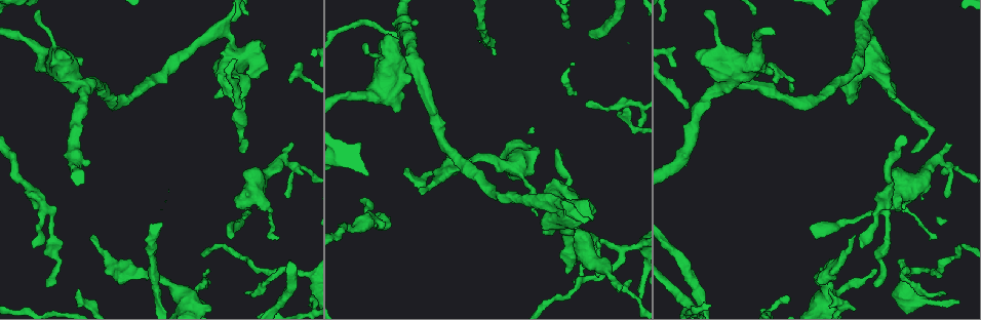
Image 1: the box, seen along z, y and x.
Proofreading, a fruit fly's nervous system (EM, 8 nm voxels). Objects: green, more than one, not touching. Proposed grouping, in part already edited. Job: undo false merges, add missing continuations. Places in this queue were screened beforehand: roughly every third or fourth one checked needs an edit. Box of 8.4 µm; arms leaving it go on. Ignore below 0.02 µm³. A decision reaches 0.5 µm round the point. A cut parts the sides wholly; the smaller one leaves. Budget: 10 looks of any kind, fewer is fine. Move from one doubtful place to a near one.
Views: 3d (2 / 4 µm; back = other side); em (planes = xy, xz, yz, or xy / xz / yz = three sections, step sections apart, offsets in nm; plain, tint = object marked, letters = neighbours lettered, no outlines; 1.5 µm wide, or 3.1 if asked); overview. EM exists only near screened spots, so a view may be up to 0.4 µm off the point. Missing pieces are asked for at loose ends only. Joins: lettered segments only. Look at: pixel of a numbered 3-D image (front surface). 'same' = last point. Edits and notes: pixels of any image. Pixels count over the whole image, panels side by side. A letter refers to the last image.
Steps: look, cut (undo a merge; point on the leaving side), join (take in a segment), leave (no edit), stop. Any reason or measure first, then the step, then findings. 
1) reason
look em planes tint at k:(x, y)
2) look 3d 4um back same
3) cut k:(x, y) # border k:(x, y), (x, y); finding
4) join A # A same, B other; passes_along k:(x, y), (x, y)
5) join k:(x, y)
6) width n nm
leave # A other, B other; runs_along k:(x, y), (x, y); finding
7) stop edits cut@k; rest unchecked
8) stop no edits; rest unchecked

an open end
look em planes letters at 1:(48, 287)

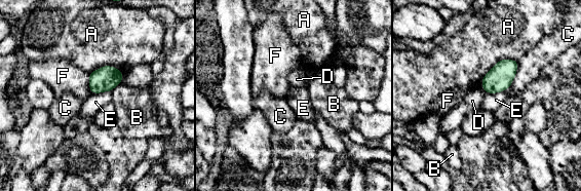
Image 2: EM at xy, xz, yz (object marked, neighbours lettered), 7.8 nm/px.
leave # A other, B other, C other, D other, E other, F other; none of them fits

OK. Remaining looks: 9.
free end
look em planes letters at 1:(812, 224)

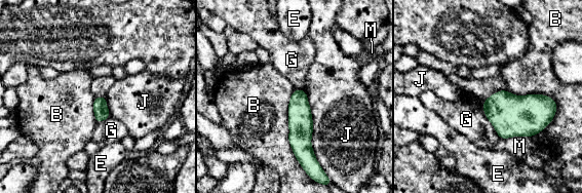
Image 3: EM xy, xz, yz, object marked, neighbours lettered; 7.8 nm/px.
leave # B other, E other, G other, J other, M other; runs_along 3:(297, 92), (300, 141), (304, 154); no lettered segment goes on from it

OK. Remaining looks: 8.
an open end
look em yz step 8 tint at 1:(949, 144)

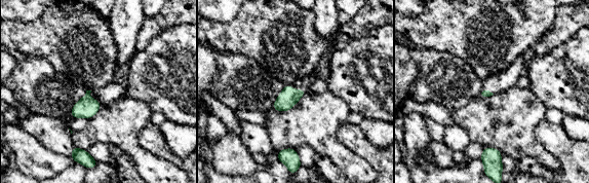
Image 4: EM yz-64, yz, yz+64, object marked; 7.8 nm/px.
look em yz step 8 letters same

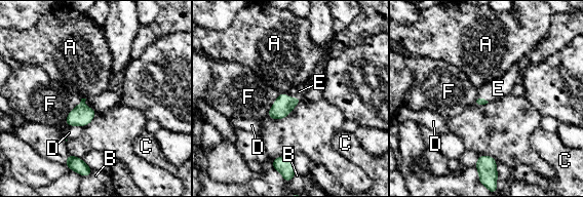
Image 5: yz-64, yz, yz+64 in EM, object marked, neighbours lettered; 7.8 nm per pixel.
join E # A other, B other, C other, D other, E same, F other; passes_along 5:(283, 105), (293, 97), (299, 91); it goes on there

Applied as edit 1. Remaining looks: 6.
abrupt turn
look em planes letters at 1:(873, 57)

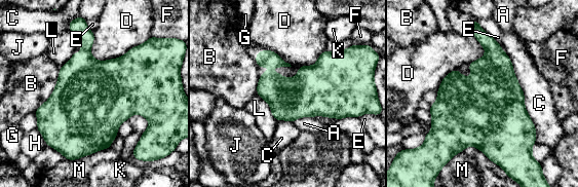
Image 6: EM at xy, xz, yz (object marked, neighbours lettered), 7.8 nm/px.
width 600 nm
leave # A other, B other, C other, D other, E other, F other, G other, H other, J other, K other, L other, M other; border 6:(257, 94), (277, 120); all the same neuron

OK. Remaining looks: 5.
stop edits join@5; rest unchecked

